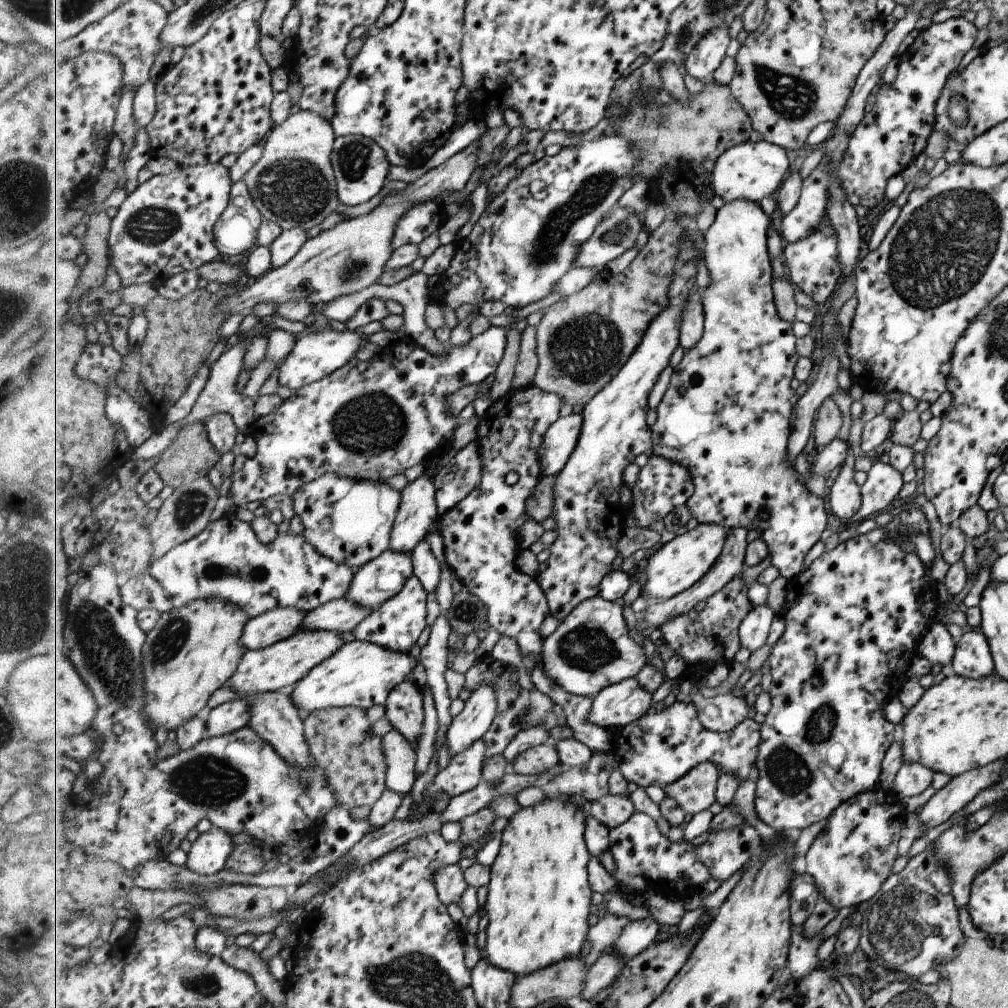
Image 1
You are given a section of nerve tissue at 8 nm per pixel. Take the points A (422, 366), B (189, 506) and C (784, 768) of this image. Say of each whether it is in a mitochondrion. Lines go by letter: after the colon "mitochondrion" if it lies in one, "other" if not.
A: other
B: mitochondrion
C: mitochondrion

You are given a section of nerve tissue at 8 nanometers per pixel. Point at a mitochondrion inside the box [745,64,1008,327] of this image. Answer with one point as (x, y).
(944, 247)

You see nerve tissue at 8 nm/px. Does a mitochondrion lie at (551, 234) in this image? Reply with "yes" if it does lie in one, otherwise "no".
yes

